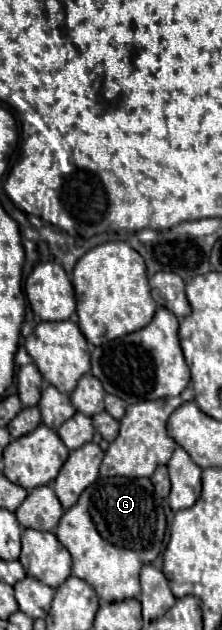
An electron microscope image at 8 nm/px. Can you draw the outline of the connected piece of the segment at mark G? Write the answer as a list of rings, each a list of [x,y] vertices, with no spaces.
[[[98,478],[90,484],[78,498],[78,502],[62,516],[56,538],[72,556],[72,574],[86,580],[94,586],[96,594],[106,602],[116,602],[124,598],[136,598],[140,594],[140,568],[152,562],[160,550],[166,530],[166,516],[164,510],[154,500],[154,486],[150,478]]]

